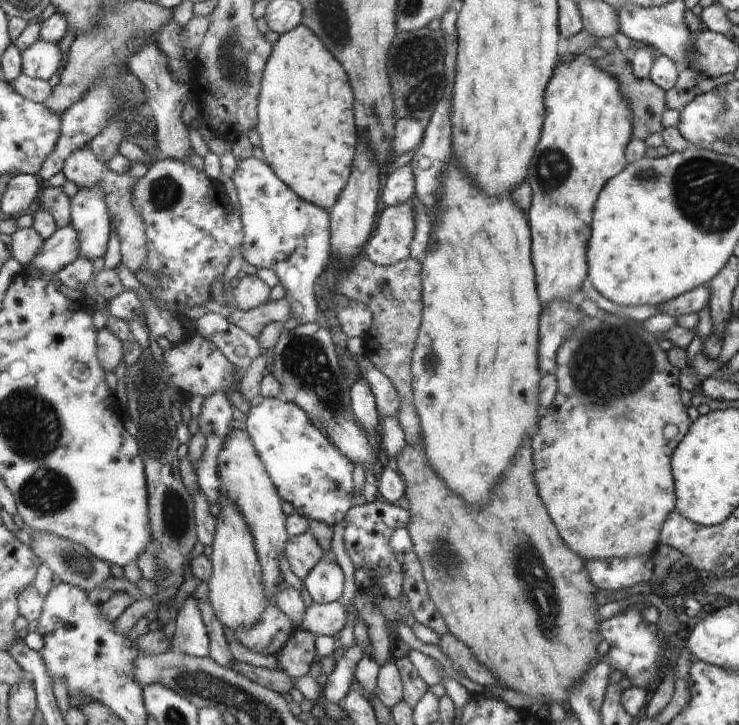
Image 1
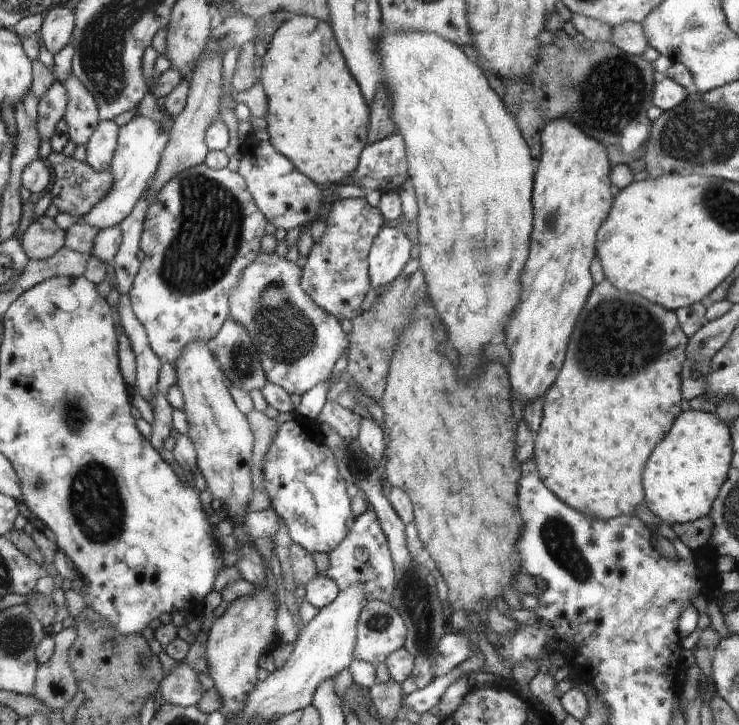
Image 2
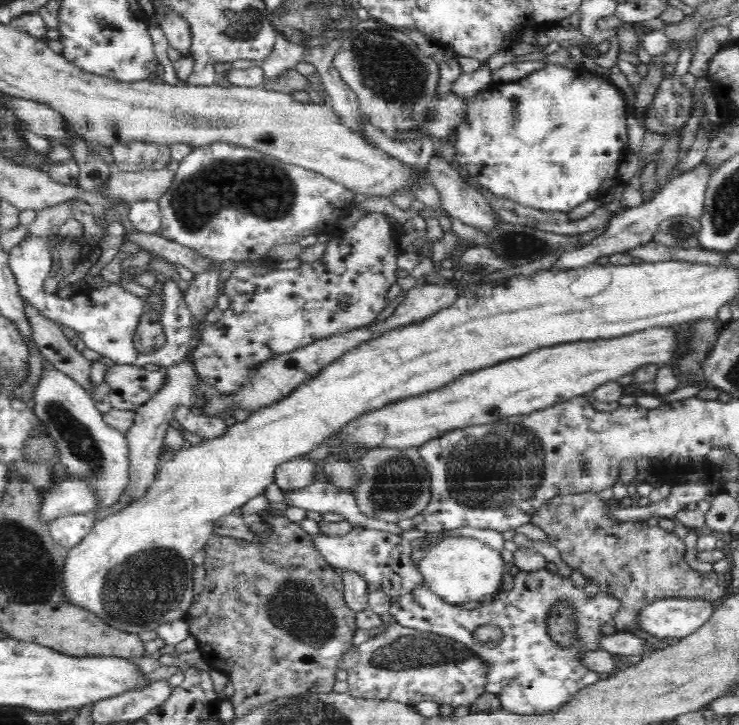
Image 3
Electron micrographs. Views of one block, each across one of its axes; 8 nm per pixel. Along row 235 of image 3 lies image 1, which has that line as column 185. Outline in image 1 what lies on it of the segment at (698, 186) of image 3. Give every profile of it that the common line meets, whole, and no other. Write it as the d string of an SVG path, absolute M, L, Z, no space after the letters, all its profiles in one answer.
M193 595L184 601L177 619L177 632L173 637L171 651L177 650L194 657L209 657L211 639L201 608L202 603Z

